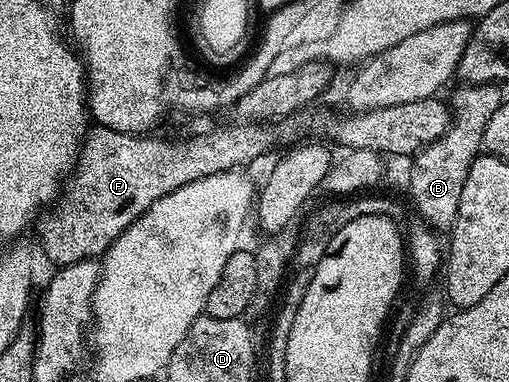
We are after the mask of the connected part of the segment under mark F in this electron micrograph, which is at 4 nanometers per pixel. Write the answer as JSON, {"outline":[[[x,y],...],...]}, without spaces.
{"outline":[[[234,122],[228,128],[219,128],[216,132],[203,132],[200,136],[191,136],[188,140],[179,140],[170,144],[167,140],[158,140],[155,134],[132,134],[118,132],[112,128],[88,127],[83,143],[79,146],[79,159],[73,169],[75,181],[65,188],[67,197],[48,214],[46,220],[40,219],[39,244],[43,252],[55,263],[55,266],[76,264],[82,260],[95,260],[102,257],[107,248],[121,233],[133,223],[143,212],[157,202],[157,198],[165,198],[165,194],[173,194],[181,186],[189,182],[197,182],[197,178],[209,178],[209,174],[221,174],[242,169],[243,164],[251,164],[258,156],[263,156],[279,140],[276,125],[271,122]]]}

